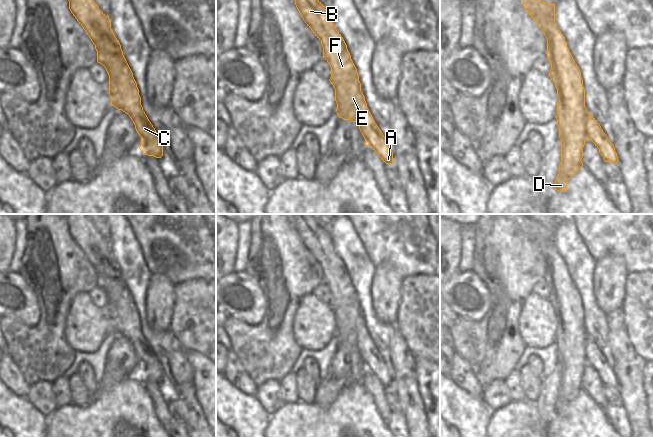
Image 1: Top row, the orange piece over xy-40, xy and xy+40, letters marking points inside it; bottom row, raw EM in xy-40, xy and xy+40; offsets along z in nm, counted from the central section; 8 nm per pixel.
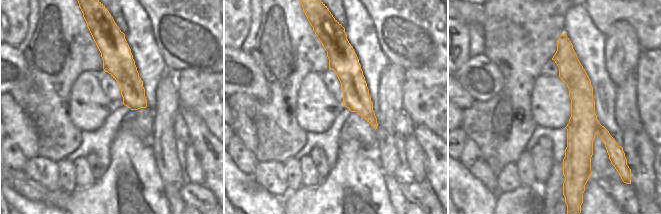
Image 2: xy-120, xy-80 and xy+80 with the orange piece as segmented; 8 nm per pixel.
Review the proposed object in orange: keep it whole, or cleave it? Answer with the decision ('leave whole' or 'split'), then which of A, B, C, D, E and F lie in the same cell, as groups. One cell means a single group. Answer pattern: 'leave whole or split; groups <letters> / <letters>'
split; groups A / B C D E F

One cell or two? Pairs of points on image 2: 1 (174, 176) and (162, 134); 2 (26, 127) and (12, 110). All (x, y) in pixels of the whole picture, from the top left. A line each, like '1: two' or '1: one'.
1: one
2: one

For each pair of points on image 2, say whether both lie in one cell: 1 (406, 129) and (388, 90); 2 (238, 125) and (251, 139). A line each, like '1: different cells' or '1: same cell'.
1: different cells
2: same cell

